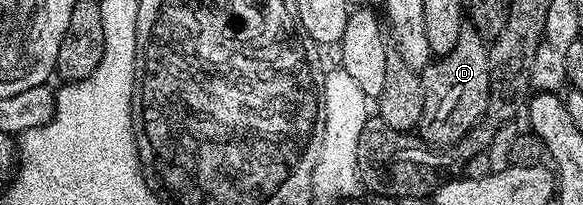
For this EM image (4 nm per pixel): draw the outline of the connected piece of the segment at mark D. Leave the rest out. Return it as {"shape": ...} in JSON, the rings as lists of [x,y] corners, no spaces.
{"shape":[[[463,23],[447,52],[422,70],[425,107],[417,133],[429,144],[453,147],[478,121],[484,120],[491,94],[487,51],[483,36],[470,23]]]}

